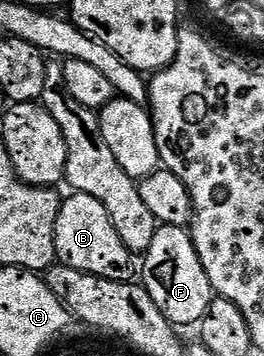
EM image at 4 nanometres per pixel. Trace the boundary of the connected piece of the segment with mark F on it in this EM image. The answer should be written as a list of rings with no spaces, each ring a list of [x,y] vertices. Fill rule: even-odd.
[[[161,225],[155,231],[155,239],[151,239],[151,247],[143,254],[142,263],[139,265],[139,281],[145,286],[145,290],[155,299],[155,307],[163,311],[163,315],[175,327],[181,325],[196,326],[203,319],[207,307],[215,296],[211,283],[207,279],[207,271],[203,271],[203,263],[199,263],[199,255],[195,251],[192,232],[186,227],[174,225]]]

